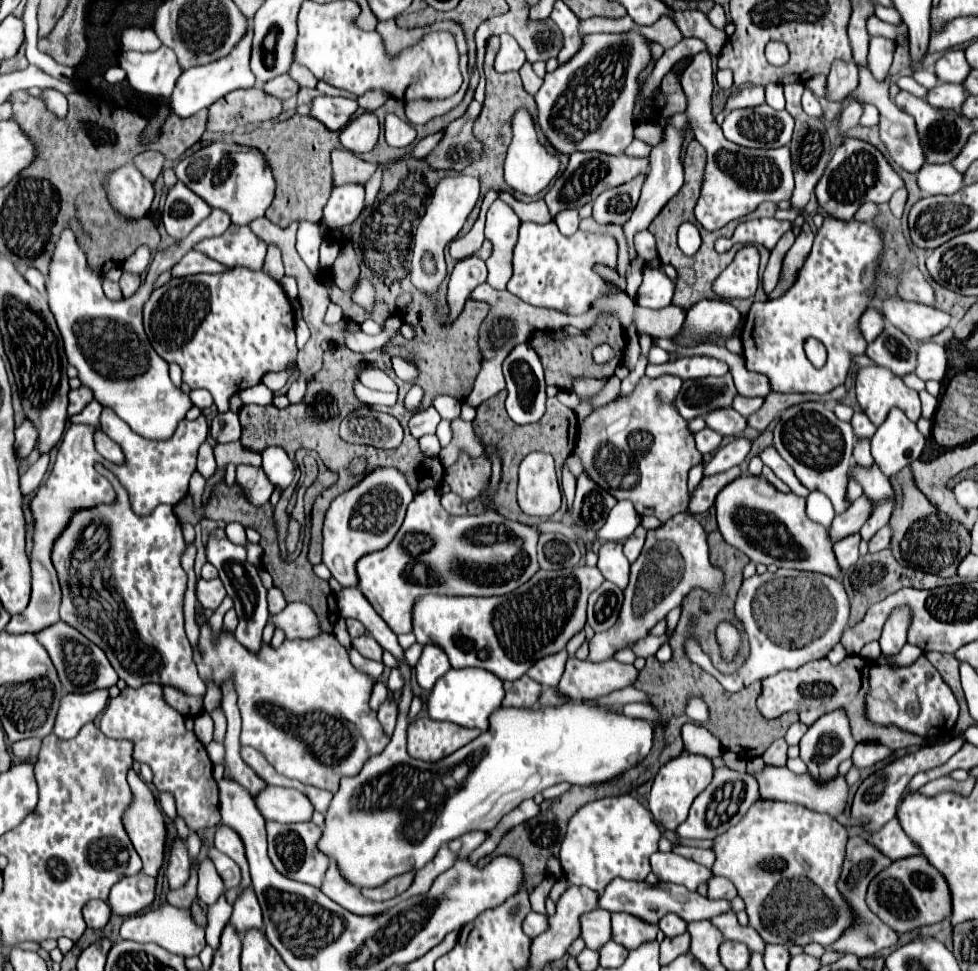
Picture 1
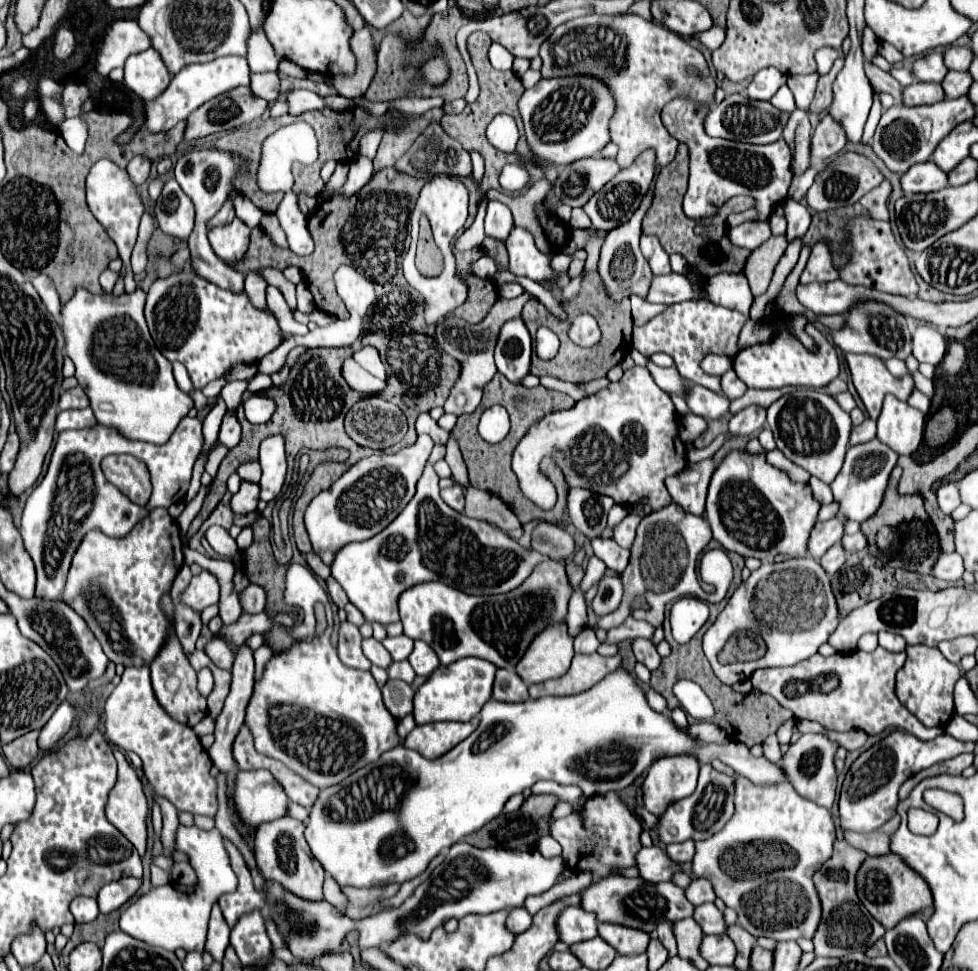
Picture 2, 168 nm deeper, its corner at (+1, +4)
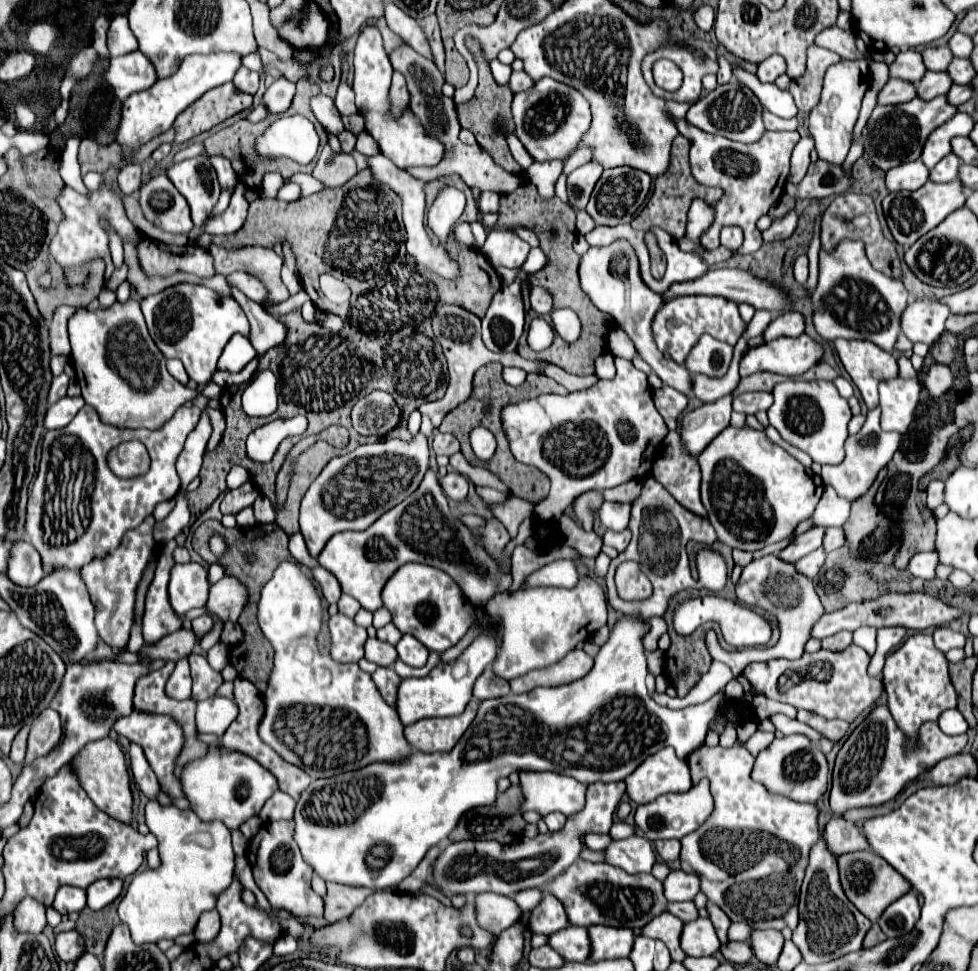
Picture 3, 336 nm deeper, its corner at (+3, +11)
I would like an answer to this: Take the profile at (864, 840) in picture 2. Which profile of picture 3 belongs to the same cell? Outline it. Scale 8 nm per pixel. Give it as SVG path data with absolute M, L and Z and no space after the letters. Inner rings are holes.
M832 816L832 820L828 822L828 826L822 832L828 848L834 854L846 854L846 852L856 852L856 850L868 850L868 840L864 838L862 826L840 818L840 816Z

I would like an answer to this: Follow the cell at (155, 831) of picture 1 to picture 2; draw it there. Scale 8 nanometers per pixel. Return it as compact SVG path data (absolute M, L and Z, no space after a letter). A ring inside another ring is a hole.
M114 749L118 761L118 779L108 793L106 801L106 819L136 847L140 855L146 851L146 817L148 801L142 789L142 783L126 761L124 753Z

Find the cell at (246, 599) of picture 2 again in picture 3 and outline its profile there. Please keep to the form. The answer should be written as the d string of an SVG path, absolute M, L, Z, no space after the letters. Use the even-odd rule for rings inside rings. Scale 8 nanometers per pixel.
M224 576L220 582L212 584L208 596L208 608L214 612L222 622L236 622L248 604L248 590L244 590L242 582L236 578Z

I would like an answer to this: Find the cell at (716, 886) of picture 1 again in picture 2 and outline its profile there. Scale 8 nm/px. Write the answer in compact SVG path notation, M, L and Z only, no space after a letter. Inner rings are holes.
M692 879L692 883L684 889L684 893L692 905L702 905L702 903L716 899L714 889L712 889L710 881L706 881L706 879Z

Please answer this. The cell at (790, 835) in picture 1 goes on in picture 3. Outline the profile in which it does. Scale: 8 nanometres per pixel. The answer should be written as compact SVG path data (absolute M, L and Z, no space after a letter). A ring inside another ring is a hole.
M740 744L732 748L702 746L694 754L690 754L686 762L690 766L694 784L702 776L710 780L710 790L716 806L712 816L696 832L680 840L682 870L700 876L702 892L708 896L710 902L720 906L732 922L748 922L754 930L794 930L798 922L798 896L804 870L808 866L808 854L810 848L820 840L818 806L810 802L796 802L782 794L772 794L760 782L754 782L750 776L754 768L754 756Z

